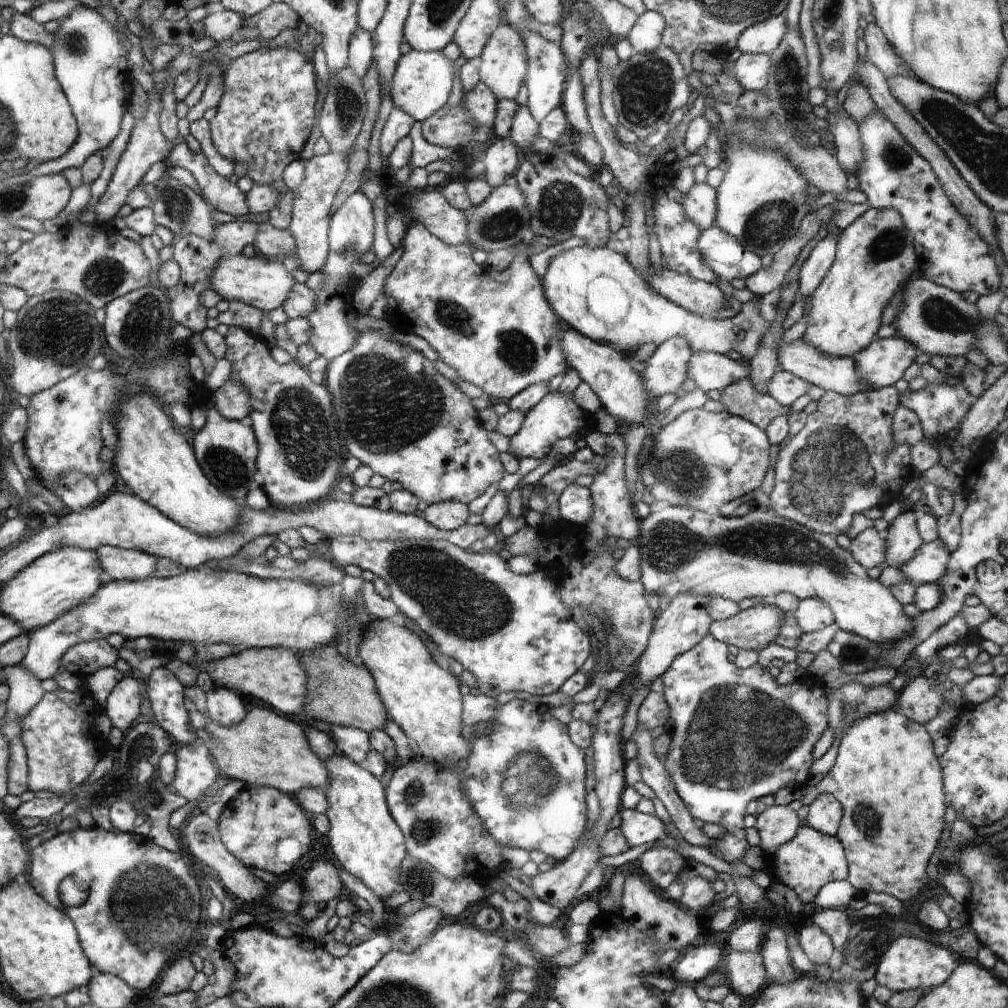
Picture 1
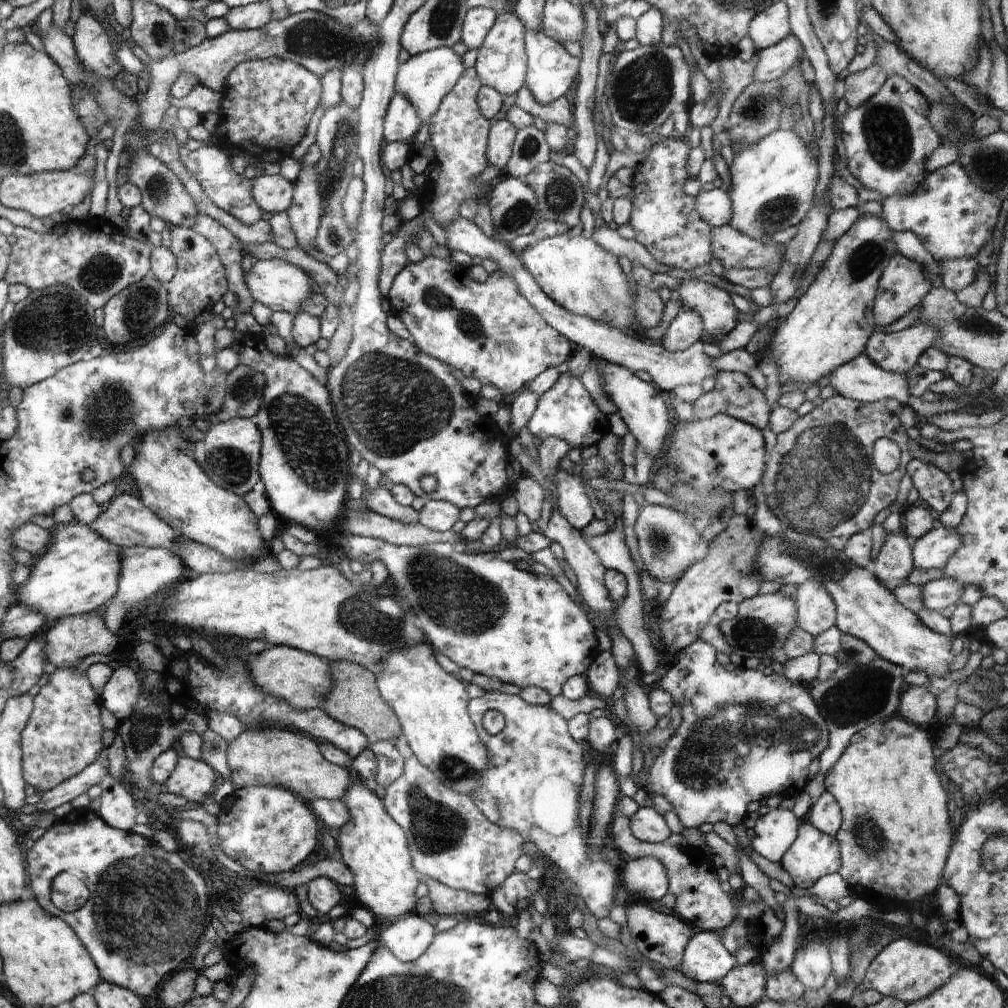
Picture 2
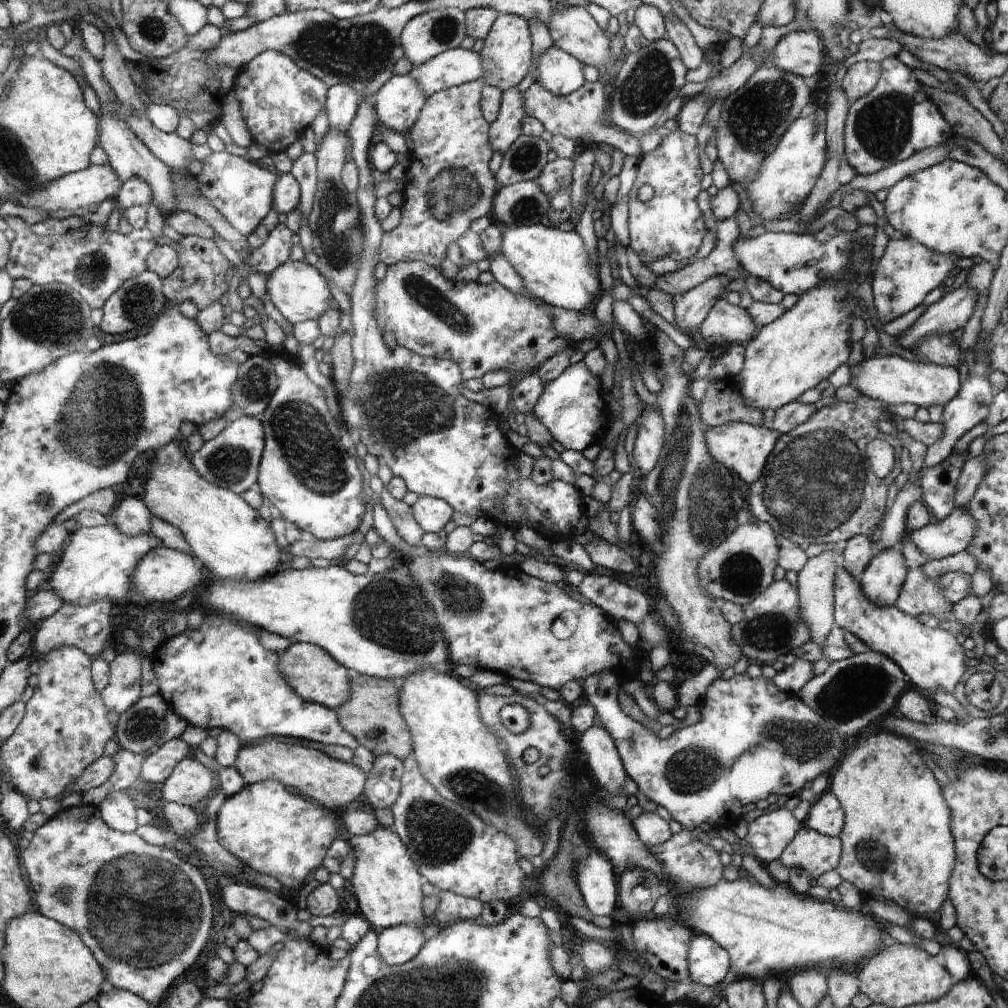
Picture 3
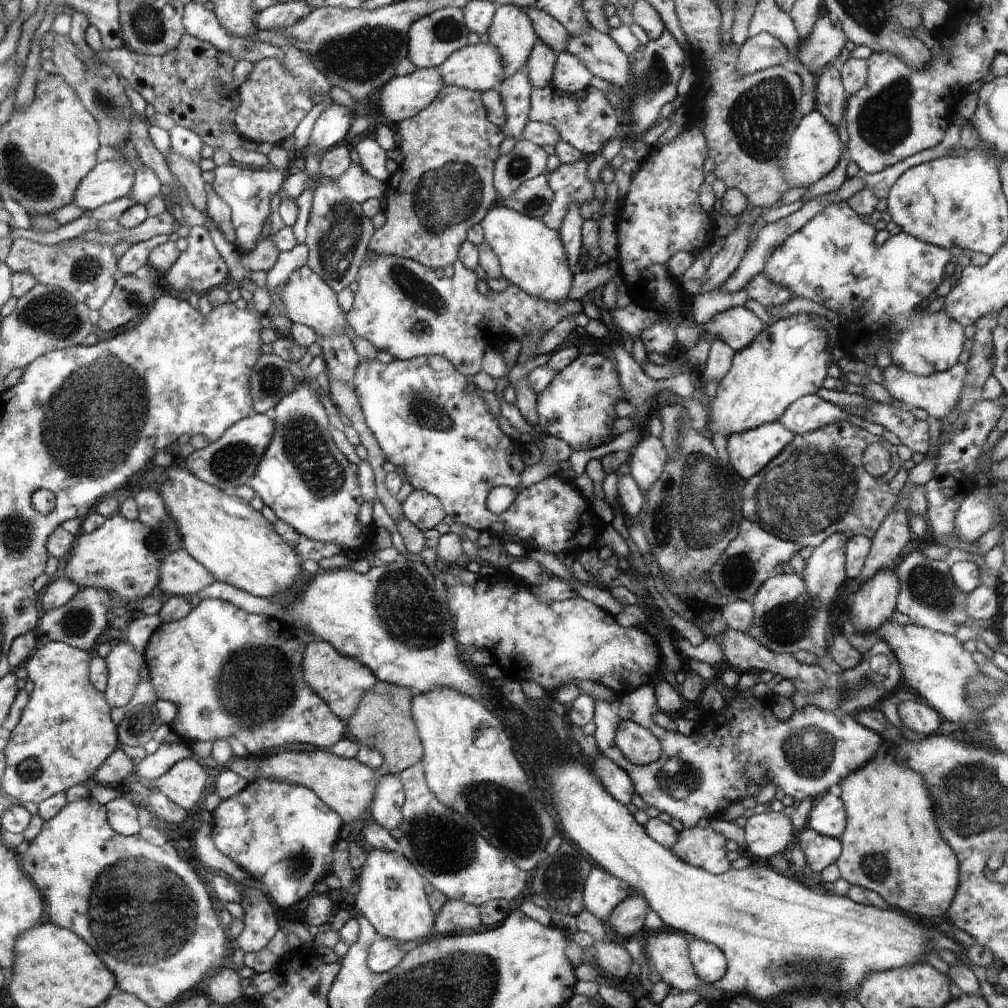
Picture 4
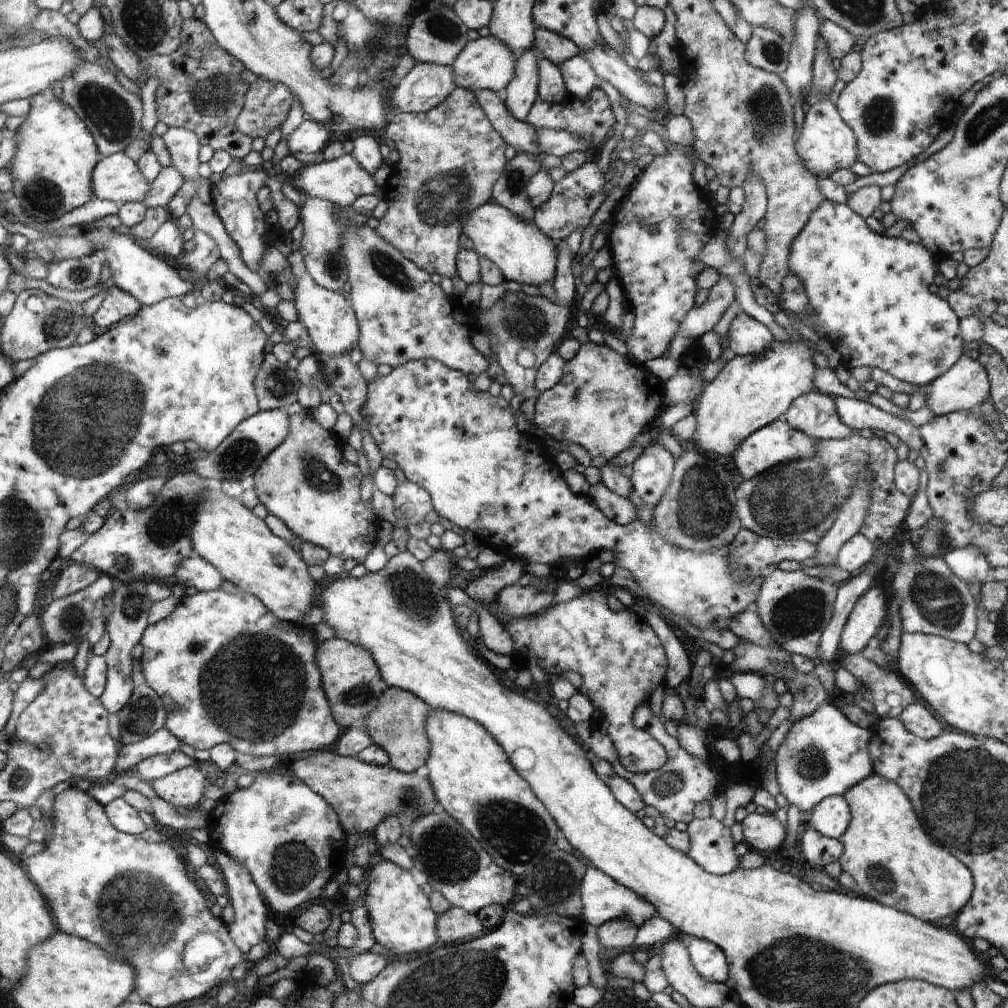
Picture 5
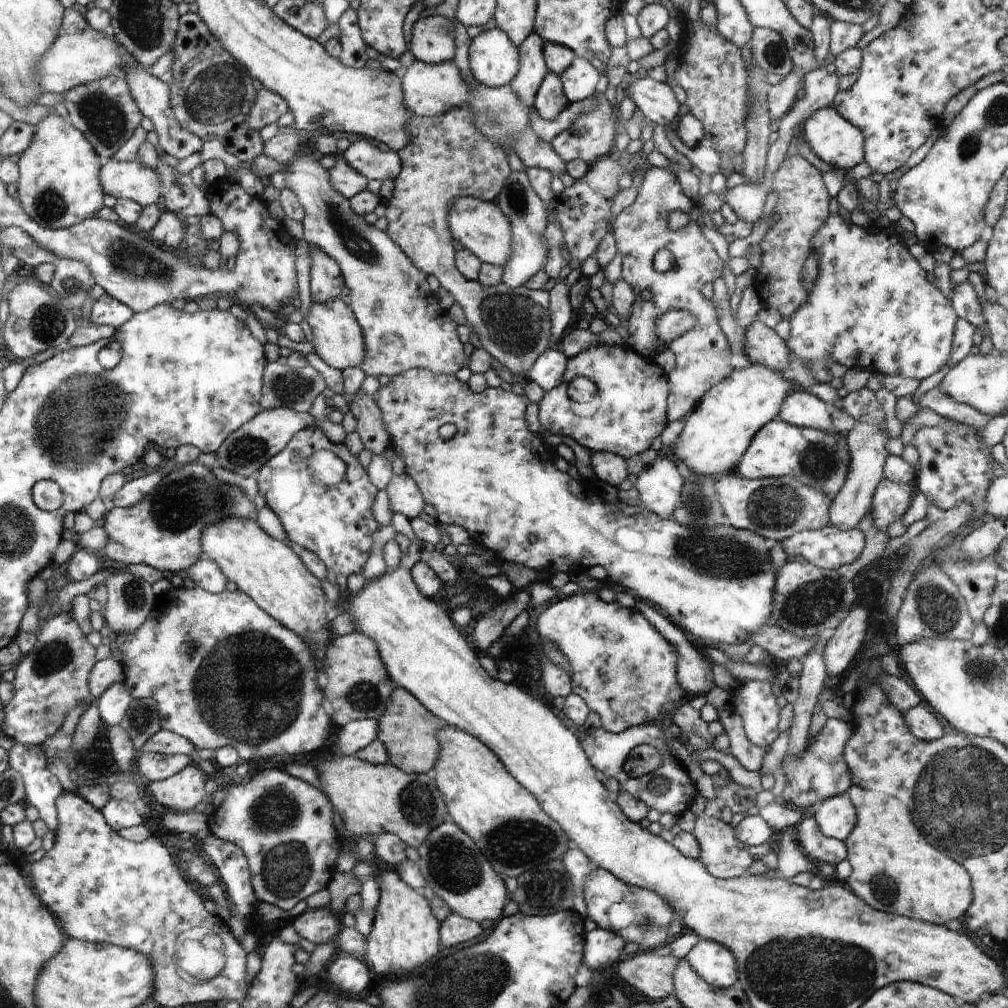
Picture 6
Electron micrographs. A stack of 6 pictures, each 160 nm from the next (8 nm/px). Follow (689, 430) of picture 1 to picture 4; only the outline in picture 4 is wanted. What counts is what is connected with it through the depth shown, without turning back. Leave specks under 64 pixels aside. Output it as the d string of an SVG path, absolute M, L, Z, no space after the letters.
M777 421L758 426L757 429L749 429L742 433L732 433L728 436L729 462L733 463L737 474L748 481L761 473L774 458L778 457L778 454L783 453L793 443L795 437L796 435L792 431Z

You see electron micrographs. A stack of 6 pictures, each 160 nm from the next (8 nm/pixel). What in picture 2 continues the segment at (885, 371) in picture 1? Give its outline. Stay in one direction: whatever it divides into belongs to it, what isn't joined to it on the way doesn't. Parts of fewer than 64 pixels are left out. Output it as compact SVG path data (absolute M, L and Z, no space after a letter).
M920 318L914 325L895 333L872 333L864 353L882 370L905 375L936 339L935 327Z

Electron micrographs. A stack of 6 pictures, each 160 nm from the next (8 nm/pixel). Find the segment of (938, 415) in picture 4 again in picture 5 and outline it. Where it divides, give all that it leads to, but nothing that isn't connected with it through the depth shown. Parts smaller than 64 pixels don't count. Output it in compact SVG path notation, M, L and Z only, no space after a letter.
M964 353L950 370L922 387L926 396L926 405L934 415L946 415L955 411L972 411L976 406L989 401L991 386L986 370L980 365L974 354Z

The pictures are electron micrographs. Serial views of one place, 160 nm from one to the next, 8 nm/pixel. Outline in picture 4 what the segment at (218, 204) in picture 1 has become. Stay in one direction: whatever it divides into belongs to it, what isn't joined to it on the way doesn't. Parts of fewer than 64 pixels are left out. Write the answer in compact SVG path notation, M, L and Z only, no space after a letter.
M226 164L216 166L214 169L214 182L211 186L214 192L228 204L230 208L230 224L234 228L234 236L236 236L236 248L241 253L249 253L259 244L260 236L264 230L271 214L270 200L274 194L280 193L284 183L288 178L288 171L280 168L276 170L248 170L242 166L234 166L234 164Z

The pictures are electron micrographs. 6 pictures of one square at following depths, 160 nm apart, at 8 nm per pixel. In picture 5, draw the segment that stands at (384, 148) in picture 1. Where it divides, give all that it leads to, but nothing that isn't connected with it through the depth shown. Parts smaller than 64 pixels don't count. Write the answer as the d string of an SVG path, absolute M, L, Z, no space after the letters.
M416 63L396 86L391 104L402 113L426 113L446 101L457 88L452 65Z

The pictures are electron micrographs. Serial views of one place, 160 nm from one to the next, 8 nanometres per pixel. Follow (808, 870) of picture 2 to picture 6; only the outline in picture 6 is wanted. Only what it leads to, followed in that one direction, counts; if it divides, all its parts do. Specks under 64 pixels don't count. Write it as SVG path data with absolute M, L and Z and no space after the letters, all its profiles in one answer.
M812 816L804 818L796 827L796 842L801 850L817 864L828 863L835 867L847 858L842 841L824 836Z

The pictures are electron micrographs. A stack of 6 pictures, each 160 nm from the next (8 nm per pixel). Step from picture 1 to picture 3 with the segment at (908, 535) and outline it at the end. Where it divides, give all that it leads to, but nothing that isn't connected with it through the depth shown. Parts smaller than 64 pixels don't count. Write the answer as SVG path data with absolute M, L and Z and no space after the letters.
M899 547L879 551L861 575L860 590L876 606L894 606L906 581L906 560Z

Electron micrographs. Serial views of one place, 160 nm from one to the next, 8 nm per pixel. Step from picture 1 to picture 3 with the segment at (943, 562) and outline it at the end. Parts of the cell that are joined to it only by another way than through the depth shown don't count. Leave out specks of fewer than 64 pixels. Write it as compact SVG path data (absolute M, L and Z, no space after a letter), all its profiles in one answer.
M955 507L944 520L909 533L916 548L931 561L967 551L976 534L976 522L966 508Z

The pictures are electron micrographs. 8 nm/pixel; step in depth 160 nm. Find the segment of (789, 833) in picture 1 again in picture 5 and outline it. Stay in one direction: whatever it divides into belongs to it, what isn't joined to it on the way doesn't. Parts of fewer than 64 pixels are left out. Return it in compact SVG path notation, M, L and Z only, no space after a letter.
M758 811L747 816L741 821L744 832L744 843L748 849L754 851L774 850L780 848L786 836L782 823L773 815Z

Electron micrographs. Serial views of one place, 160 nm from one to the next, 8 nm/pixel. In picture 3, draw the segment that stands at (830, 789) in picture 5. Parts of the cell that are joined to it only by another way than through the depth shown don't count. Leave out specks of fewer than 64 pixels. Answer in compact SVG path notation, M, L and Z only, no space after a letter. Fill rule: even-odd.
M602 670L600 674L594 674L593 677L582 682L583 701L587 701L600 717L602 728L604 728L604 730L608 732L608 736L612 738L612 742L614 742L614 746L616 746L616 752L618 752L618 756L620 756L620 760L622 760L627 777L632 778L632 780L636 782L639 792L643 793L648 800L656 803L658 807L664 807L672 816L672 820L680 823L683 829L694 831L695 829L699 829L701 824L709 824L711 827L720 827L726 824L736 823L743 818L746 818L746 822L750 825L750 808L748 808L748 814L742 814L743 806L749 803L756 804L759 800L767 800L771 794L798 795L806 784L816 780L820 774L832 774L847 755L845 753L844 738L842 738L834 728L831 728L830 724L822 716L819 716L814 710L806 706L796 694L790 695L785 691L778 690L778 688L774 686L772 679L766 679L764 677L750 678L747 673L743 673L736 674L729 680L725 680L722 677L714 680L714 682L710 684L703 701L697 704L697 706L701 708L700 721L688 727L682 726L681 728L675 729L666 740L660 740L656 733L652 732L650 728L640 726L638 722L634 722L630 716L627 716L620 710L617 700L619 687L620 679L617 677L617 674L614 674L612 670ZM742 754L746 754L746 762L742 762L742 766L738 766L738 770L734 770L734 762L736 762Z

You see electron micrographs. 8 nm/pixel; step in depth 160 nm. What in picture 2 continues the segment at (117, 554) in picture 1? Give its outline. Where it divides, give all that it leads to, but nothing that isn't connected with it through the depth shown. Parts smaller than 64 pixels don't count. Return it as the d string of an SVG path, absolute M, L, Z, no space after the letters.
M121 547L122 550L122 590L118 590L118 598L114 602L109 601L104 606L102 617L110 632L116 634L122 626L124 612L138 606L145 598L160 592L160 590L170 590L182 576L182 559L171 550L148 547Z

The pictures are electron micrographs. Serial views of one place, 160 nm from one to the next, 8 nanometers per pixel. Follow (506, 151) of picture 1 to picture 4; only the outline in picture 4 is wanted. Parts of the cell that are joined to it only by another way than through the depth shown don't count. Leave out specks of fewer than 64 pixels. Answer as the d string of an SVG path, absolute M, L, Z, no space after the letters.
M526 65L515 74L505 76L502 84L496 90L501 94L508 121L502 129L506 136L520 141L524 138L524 131L529 125L529 112L532 109L533 84L529 80Z

